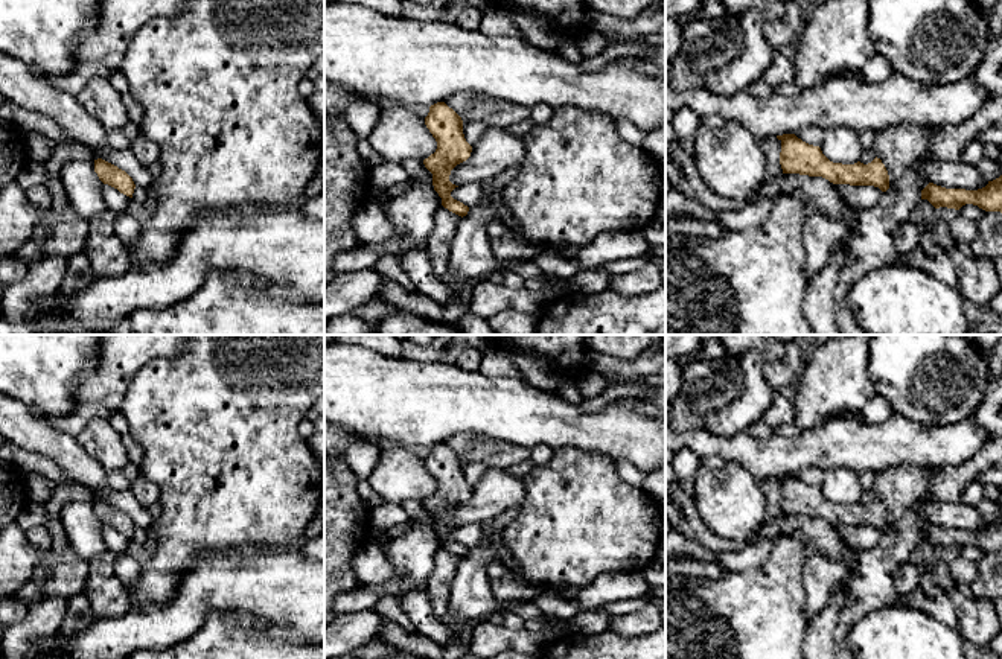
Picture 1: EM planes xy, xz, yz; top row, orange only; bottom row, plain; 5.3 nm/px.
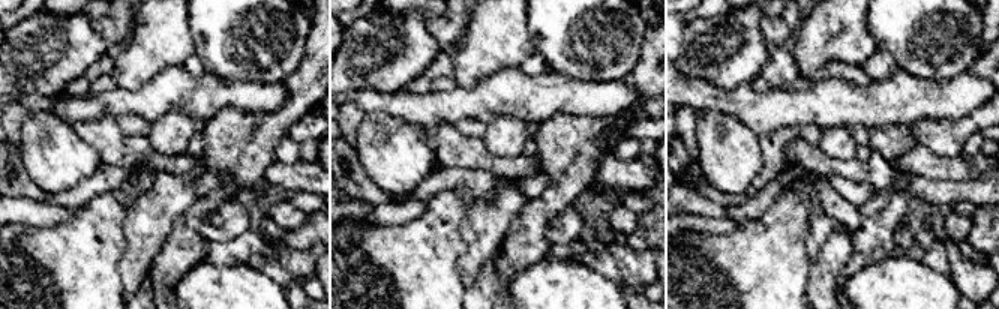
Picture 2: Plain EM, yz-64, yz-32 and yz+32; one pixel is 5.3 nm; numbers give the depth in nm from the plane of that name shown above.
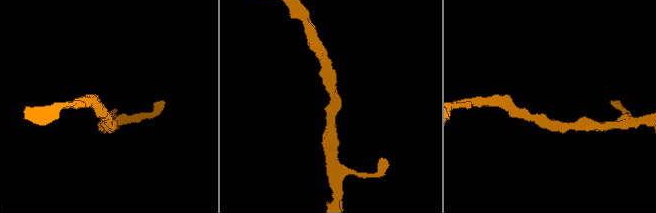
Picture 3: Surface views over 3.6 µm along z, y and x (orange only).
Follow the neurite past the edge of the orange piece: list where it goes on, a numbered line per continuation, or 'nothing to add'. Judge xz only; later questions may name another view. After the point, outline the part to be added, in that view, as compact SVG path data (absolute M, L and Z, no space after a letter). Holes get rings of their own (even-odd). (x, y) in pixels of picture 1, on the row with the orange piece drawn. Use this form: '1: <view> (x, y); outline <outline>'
nothing to add

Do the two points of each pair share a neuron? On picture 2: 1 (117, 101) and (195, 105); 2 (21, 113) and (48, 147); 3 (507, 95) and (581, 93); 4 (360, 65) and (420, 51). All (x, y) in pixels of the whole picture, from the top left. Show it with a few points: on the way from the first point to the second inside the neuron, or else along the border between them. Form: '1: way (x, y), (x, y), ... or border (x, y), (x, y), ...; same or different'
1: way (137, 101), (176, 101); same
2: border (33, 113), (21, 128), (21, 141), (18, 144); different
3: way (525, 95), (563, 95); same
4: way (375, 54), (378, 51), (405, 51); same

